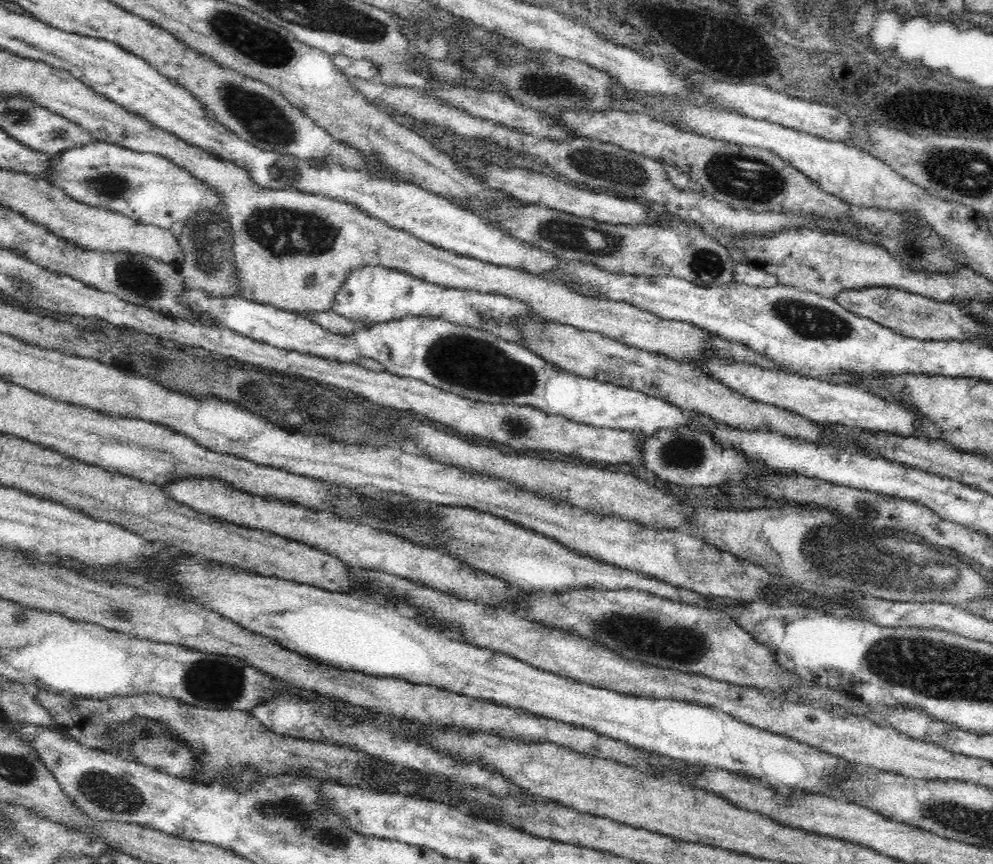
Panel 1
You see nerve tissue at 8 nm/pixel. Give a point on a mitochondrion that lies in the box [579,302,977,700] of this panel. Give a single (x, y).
(839, 552)

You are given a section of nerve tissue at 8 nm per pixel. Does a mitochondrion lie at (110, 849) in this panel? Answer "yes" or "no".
no

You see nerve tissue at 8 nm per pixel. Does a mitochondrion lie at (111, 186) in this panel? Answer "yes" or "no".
yes

